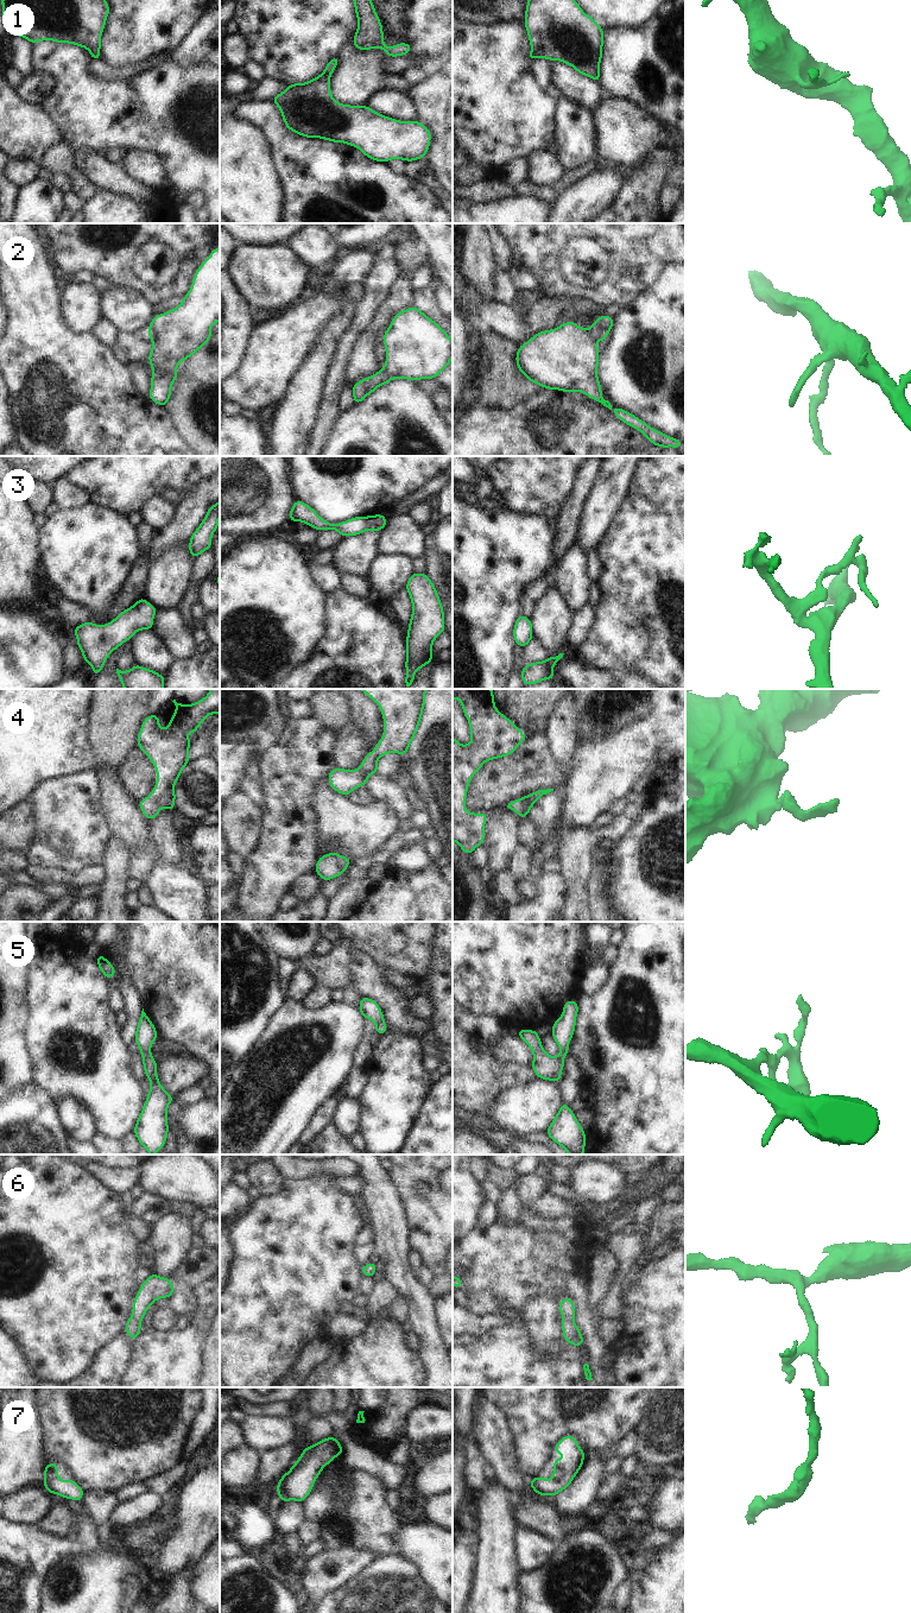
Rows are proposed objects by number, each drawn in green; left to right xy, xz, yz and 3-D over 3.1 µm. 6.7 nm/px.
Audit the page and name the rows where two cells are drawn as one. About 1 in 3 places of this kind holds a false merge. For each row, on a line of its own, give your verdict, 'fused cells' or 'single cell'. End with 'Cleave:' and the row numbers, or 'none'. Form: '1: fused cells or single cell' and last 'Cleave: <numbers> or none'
1: single cell
2: single cell
3: single cell
4: single cell
5: single cell
6: single cell
7: single cell
Cleave: none

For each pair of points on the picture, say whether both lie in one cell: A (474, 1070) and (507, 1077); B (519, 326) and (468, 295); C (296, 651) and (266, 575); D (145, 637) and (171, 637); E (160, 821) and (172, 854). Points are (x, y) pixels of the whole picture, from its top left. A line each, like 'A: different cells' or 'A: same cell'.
A: same cell
B: same cell
C: same cell
D: different cells
E: same cell

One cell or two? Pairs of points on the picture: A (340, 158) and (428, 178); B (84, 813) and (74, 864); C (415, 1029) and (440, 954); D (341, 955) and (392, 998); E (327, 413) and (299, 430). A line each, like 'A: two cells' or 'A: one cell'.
A: two cells
B: one cell
C: two cells
D: two cells
E: two cells

